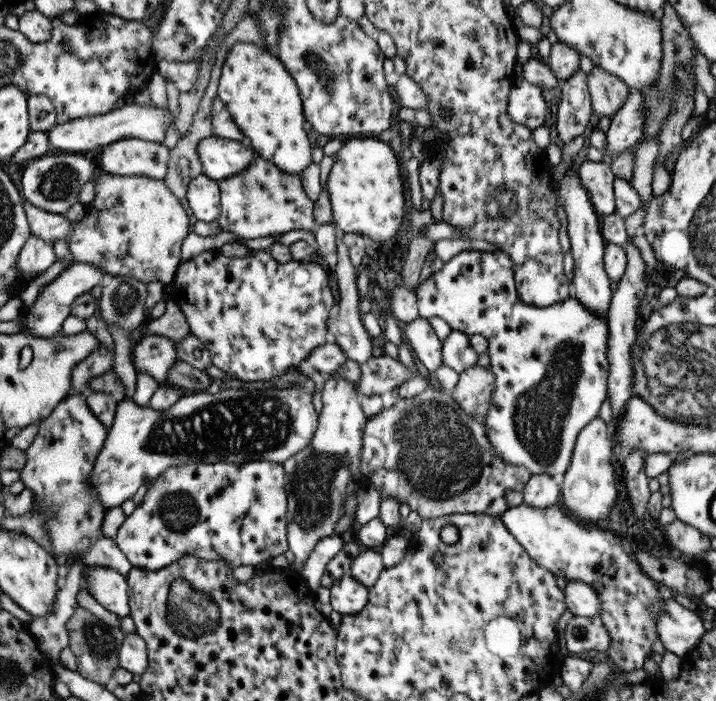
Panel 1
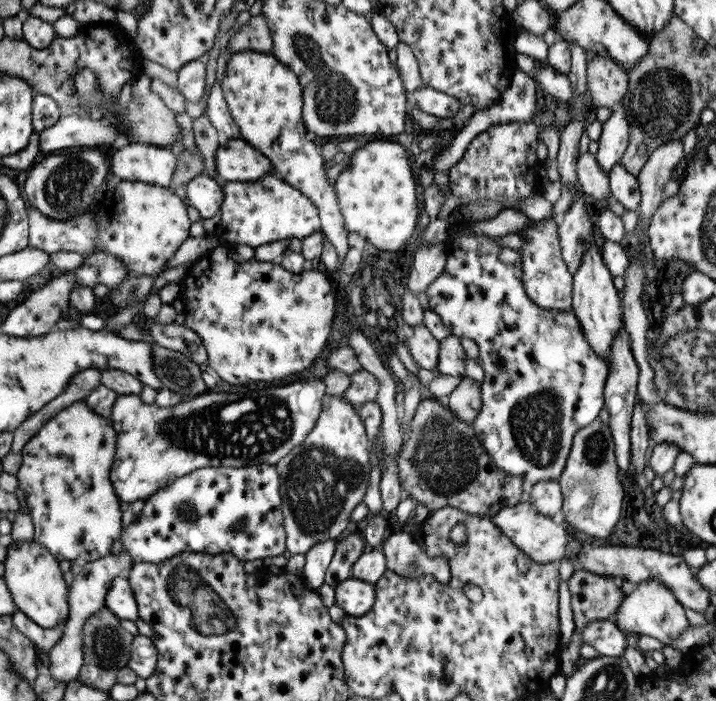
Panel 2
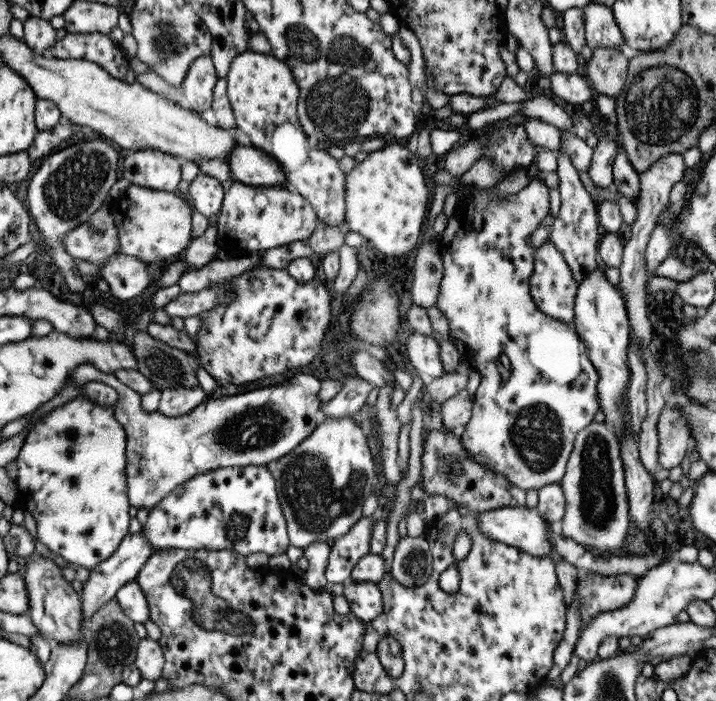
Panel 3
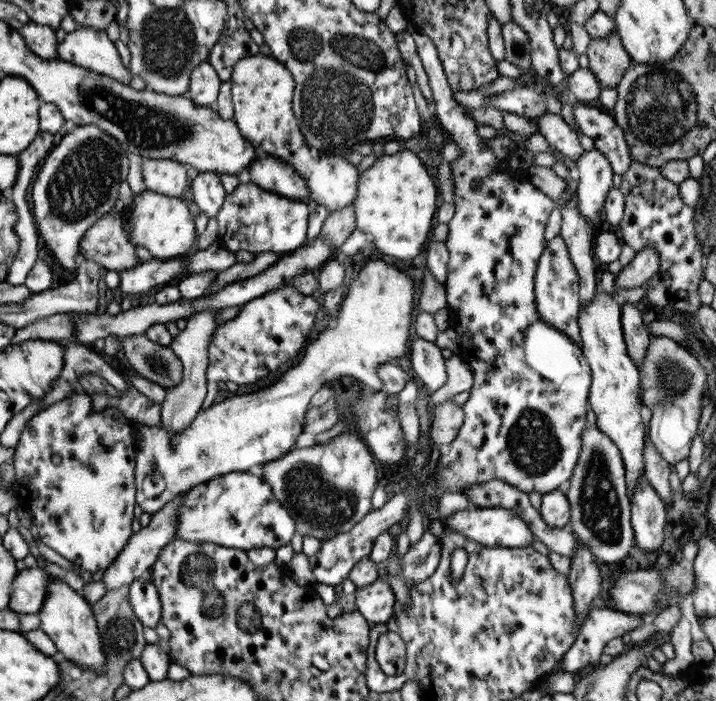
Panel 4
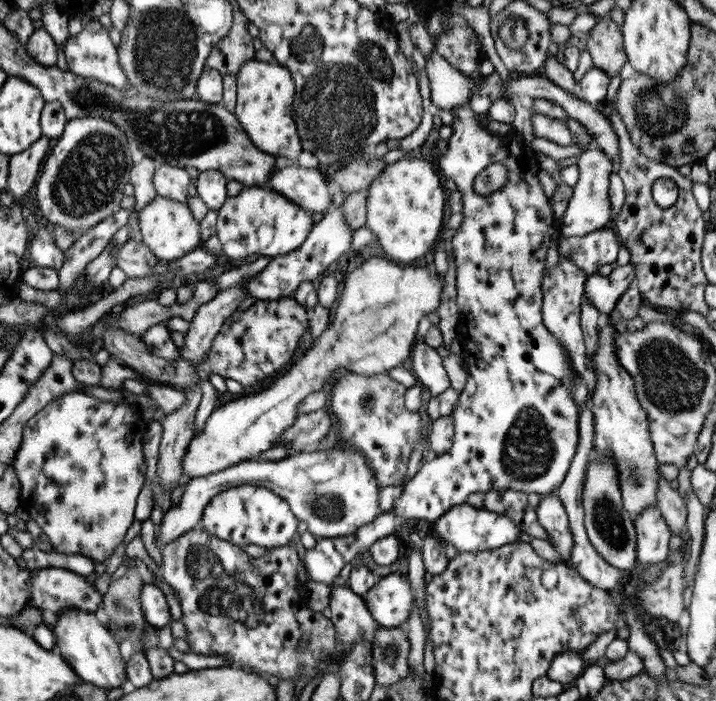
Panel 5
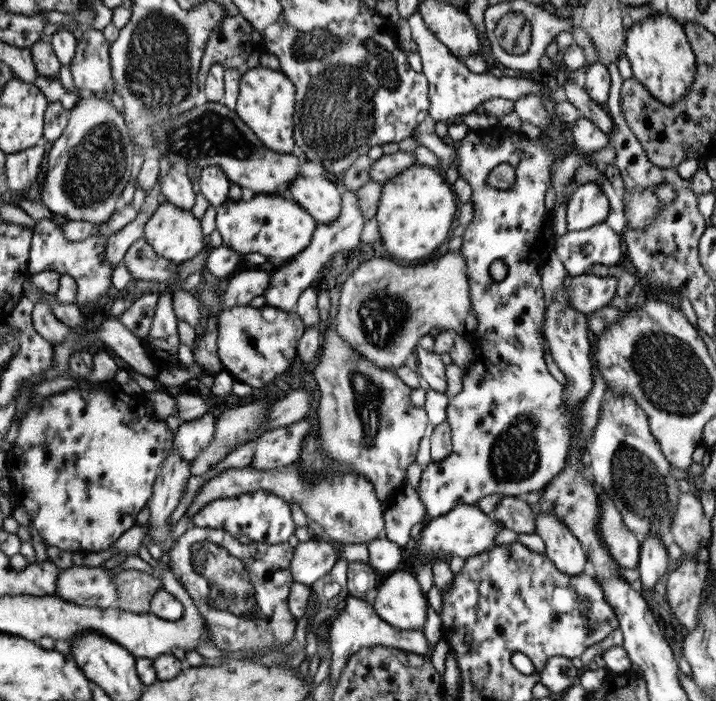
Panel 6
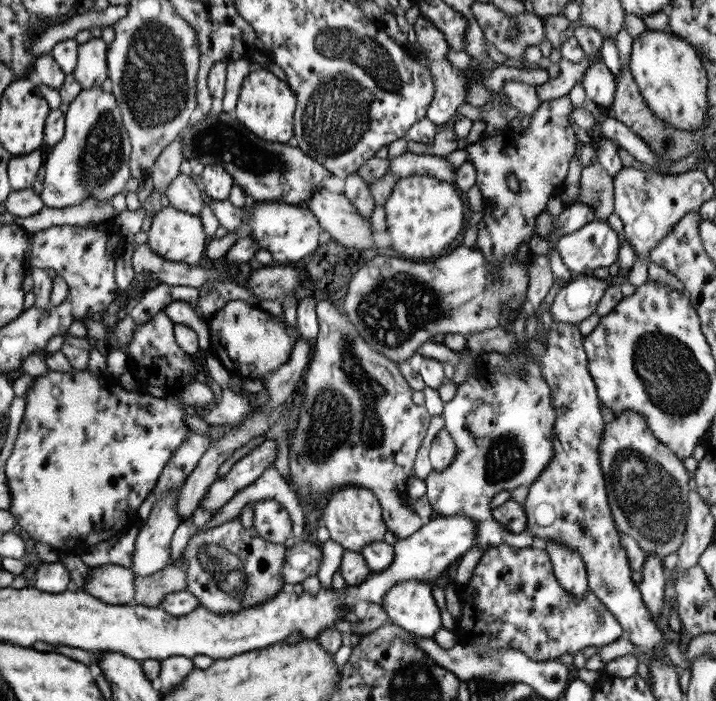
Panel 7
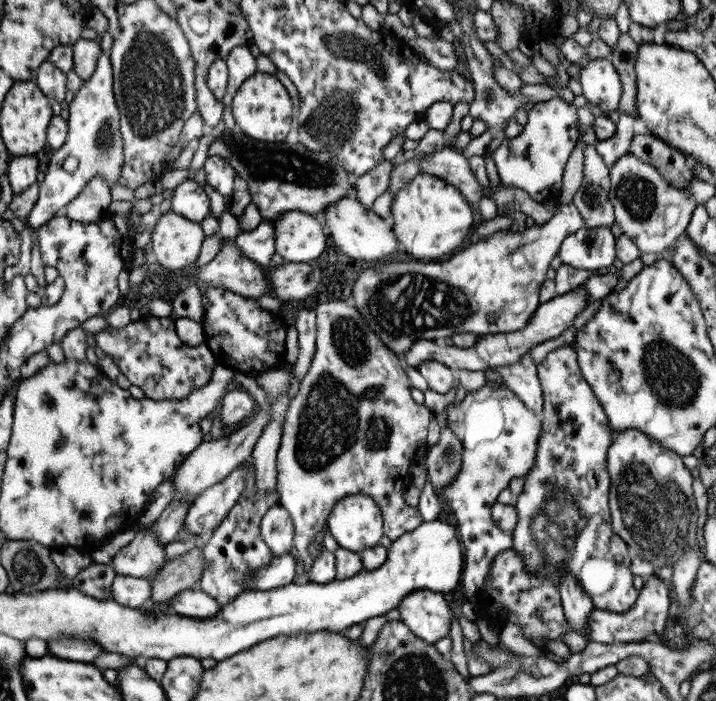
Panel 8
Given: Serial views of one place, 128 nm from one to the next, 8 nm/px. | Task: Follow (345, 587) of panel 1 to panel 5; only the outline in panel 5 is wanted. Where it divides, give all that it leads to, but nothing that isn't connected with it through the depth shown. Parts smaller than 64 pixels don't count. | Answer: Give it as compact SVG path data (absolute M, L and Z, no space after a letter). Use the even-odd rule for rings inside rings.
M389 574L377 578L373 587L362 597L367 611L384 630L398 630L411 614L410 584L401 574Z

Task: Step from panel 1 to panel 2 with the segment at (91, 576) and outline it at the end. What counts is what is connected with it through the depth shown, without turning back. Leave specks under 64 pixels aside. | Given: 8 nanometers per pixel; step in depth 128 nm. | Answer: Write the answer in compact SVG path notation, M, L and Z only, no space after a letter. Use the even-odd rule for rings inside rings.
M116 577L105 592L103 606L118 619L137 620L137 603L127 577Z

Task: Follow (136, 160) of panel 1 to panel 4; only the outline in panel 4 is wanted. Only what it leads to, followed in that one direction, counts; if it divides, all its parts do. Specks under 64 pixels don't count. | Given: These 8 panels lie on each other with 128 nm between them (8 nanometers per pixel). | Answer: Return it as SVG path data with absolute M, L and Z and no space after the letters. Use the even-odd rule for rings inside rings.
M142 158L141 179L147 191L180 198L189 184L186 169L186 165L174 160Z

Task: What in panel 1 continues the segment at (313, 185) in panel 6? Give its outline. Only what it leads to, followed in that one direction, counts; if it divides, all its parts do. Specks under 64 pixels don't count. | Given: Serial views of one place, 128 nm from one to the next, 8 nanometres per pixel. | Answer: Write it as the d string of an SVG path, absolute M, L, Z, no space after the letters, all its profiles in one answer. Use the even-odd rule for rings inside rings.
M214 135L197 142L197 157L201 163L201 174L216 181L243 172L253 162L253 152L244 148L238 140L217 138Z

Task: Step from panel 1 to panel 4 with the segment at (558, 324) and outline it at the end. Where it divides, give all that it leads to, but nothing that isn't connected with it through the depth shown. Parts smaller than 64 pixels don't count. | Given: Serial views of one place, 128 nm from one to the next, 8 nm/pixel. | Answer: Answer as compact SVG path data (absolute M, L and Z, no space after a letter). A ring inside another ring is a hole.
M407 25L406 31L416 46L416 52L433 93L434 104L430 112L435 114L444 127L447 139L457 144L457 148L461 150L459 157L449 164L453 178L454 212L447 223L447 238L444 241L449 260L443 284L448 328L455 331L460 354L469 362L472 383L469 395L461 405L463 410L461 426L449 444L449 452L439 456L433 476L427 476L427 480L420 488L413 489L411 486L397 492L379 509L371 510L363 516L363 519L353 524L347 532L340 532L322 541L321 549L307 558L315 583L329 585L332 588L348 578L348 573L356 561L368 556L372 542L381 532L387 532L390 526L407 516L409 502L415 504L421 513L427 502L435 500L440 486L443 491L461 493L471 485L484 484L496 479L524 493L538 492L543 495L555 488L563 488L575 467L581 449L581 436L585 430L585 405L591 382L587 362L581 354L581 348L574 344L569 336L547 324L535 308L534 274L537 260L546 246L543 232L547 216L555 204L530 183L528 168L509 168L510 157L497 160L497 156L493 155L485 145L486 140L477 135L471 114L452 97L454 93L446 81L433 42L412 26ZM473 180L479 180L479 187L476 189L471 187Z

